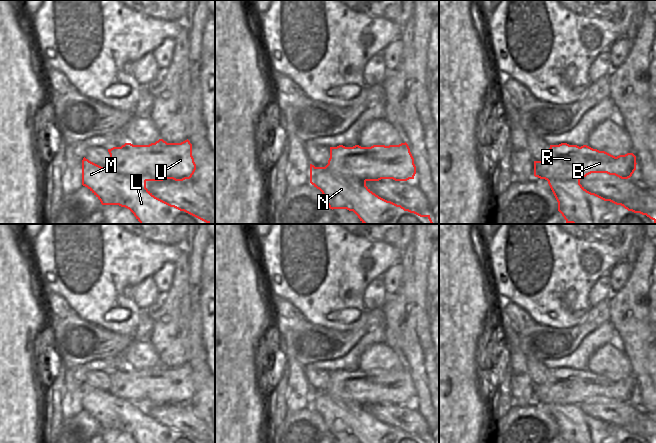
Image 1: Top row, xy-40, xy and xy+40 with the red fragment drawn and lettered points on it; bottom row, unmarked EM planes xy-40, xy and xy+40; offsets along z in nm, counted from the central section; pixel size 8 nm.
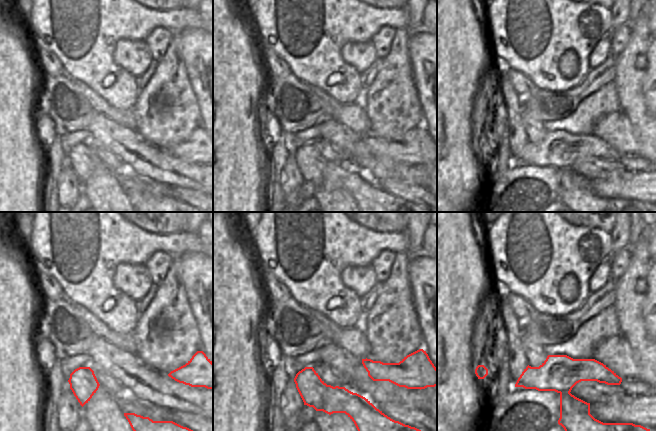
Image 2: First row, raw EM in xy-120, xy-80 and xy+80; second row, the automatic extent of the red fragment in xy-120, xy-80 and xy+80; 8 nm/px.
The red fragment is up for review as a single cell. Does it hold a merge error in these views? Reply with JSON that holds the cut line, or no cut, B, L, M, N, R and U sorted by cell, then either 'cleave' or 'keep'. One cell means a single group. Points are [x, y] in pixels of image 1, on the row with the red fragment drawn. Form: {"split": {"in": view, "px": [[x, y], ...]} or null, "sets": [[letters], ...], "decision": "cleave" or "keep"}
{"split": {"in": "xy", "px": [[323, 167], [335, 174], [352, 176], [365, 181]]}, "sets": [["B", "R", "U"], ["L", "M", "N"]], "decision": "cleave"}

